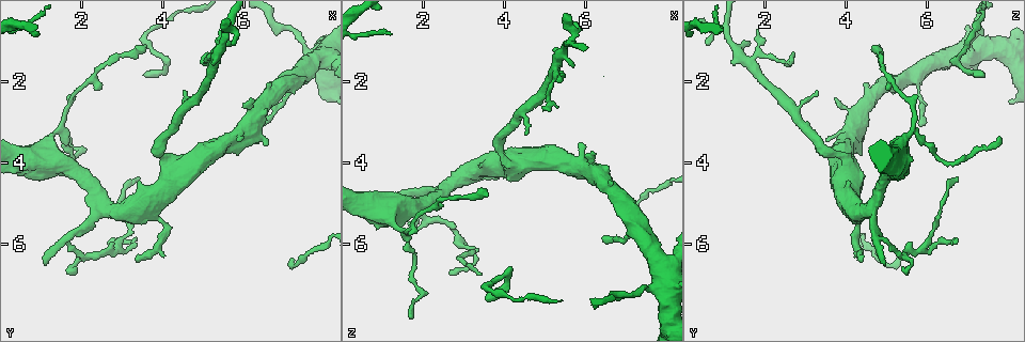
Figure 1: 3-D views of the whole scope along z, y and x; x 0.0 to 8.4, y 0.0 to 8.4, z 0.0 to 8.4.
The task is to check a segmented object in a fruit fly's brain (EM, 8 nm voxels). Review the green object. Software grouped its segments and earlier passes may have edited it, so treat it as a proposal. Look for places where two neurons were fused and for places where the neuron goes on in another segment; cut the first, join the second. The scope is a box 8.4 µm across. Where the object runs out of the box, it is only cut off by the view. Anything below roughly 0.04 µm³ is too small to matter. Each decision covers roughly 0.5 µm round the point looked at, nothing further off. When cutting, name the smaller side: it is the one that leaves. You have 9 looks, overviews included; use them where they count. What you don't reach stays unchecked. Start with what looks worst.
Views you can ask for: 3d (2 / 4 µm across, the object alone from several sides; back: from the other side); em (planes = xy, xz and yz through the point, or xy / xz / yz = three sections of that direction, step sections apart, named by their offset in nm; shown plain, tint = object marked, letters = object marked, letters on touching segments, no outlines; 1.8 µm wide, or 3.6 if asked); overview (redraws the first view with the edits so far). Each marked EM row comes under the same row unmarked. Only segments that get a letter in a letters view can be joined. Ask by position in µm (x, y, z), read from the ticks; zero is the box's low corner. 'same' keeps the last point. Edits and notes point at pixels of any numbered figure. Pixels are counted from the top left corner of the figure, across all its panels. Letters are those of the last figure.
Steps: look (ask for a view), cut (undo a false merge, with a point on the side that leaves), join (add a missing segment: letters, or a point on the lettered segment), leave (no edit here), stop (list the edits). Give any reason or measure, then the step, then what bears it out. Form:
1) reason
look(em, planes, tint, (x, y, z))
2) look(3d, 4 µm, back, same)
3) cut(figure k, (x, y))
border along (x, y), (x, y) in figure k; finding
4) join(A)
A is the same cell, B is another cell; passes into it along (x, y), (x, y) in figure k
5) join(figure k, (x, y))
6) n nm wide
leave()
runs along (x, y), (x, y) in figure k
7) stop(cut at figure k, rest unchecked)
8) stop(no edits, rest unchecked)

sharp bend
look(3d, 4 µm, (7.60, 1.40, 7.05))

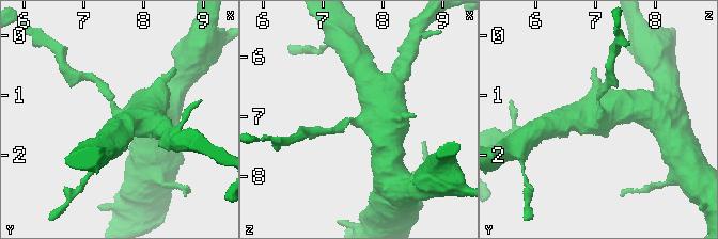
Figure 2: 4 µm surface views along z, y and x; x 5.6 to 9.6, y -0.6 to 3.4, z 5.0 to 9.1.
look(em, planes, letters, (7.65, 1.35, 7.10))

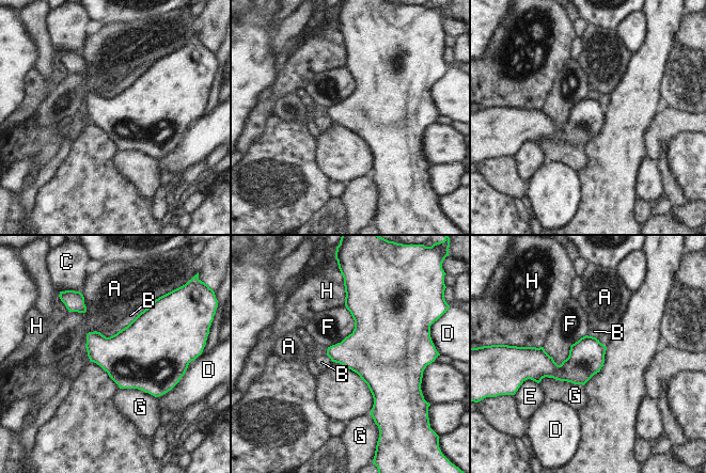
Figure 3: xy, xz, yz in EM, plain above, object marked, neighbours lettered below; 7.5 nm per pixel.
leave()
A, B, C, D, E, F, G and H are other cells; border along (152, 302), (115, 333), (99, 332) in figure 3; all the same neuron

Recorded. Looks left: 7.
an open end
look(em, xy, step 8, tint, (3.45, 4.30, 6.70))

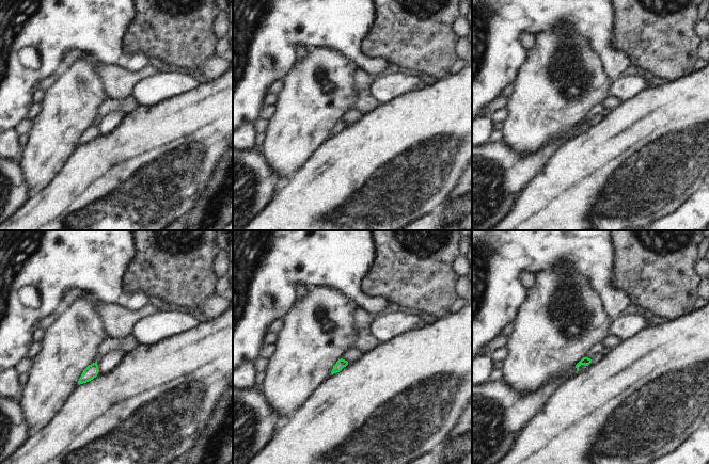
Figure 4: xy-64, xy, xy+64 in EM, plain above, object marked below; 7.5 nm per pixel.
cut it another way
look(em, planes, letters, same)

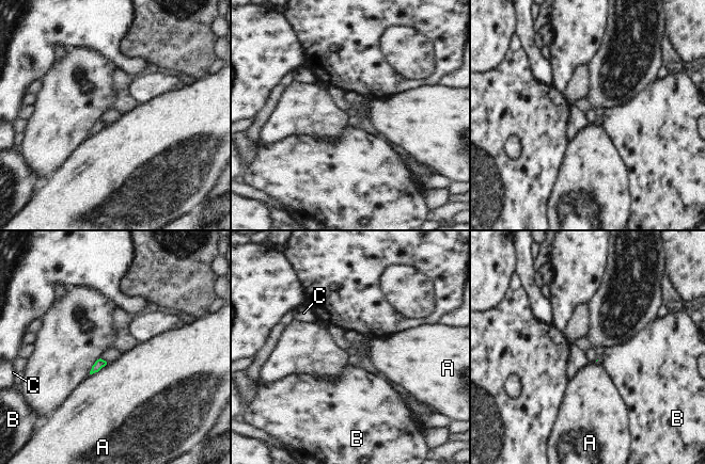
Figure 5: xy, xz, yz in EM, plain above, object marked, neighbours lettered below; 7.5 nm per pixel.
leave()
A, B and C are other cells; border along (106, 364), (90, 374) in figure 5; no lettered segment goes on from it

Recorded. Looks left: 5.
thin end
look(em, planes, tint, (6.40, 3.05, 5.75))

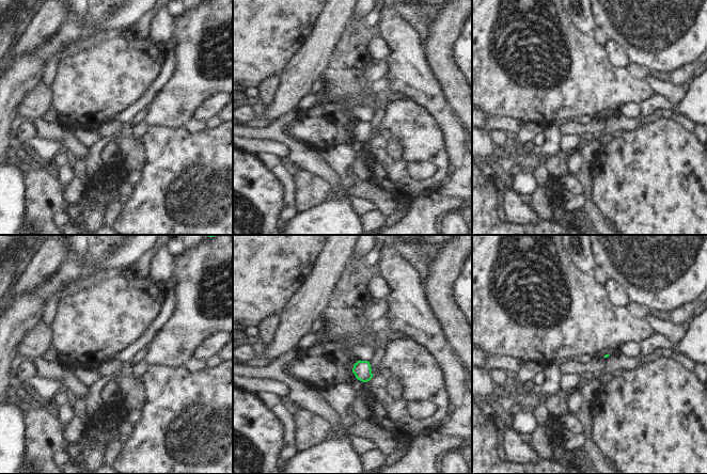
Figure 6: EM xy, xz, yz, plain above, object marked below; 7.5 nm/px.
look(em, planes, letters, same)

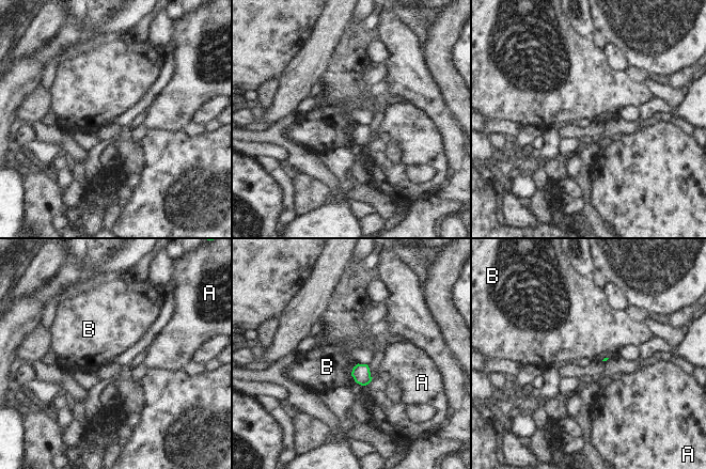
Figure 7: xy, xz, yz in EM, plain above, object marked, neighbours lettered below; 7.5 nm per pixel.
leave()
A and B are other cells; no lettered segment goes on from it

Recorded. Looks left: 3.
thin end
look(em, xz, step 4, letters, (3.35, 6.45, 4.35))

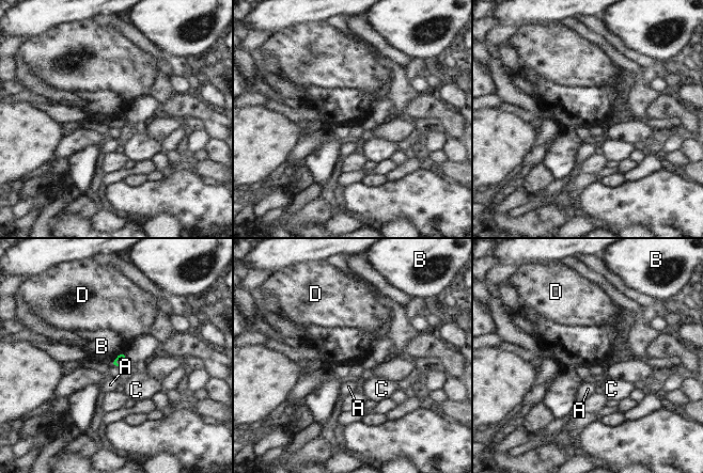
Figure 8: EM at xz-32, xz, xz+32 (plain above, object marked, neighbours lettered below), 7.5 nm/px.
another direction
look(em, yz, step 16, letters, same)

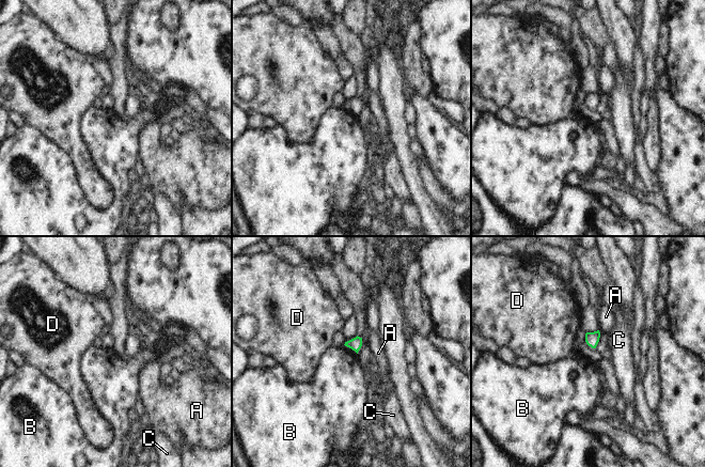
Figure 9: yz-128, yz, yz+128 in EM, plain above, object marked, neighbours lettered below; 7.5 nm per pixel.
leave()
A, B, C and D are other cells; border along (344, 344), (357, 354) in figure 9; no lettered segment goes on from it

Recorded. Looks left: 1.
stop(no edits, rest unchecked)

